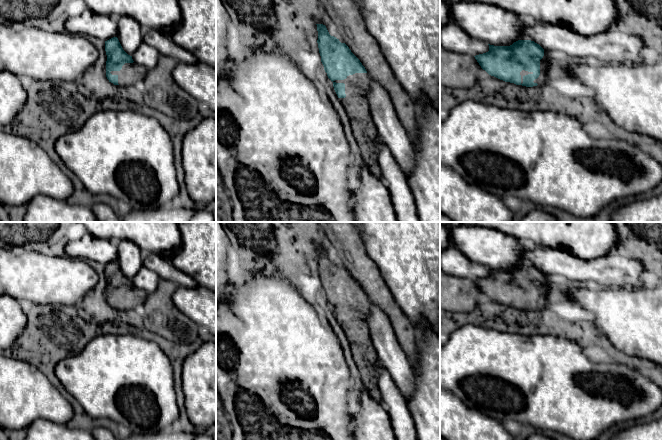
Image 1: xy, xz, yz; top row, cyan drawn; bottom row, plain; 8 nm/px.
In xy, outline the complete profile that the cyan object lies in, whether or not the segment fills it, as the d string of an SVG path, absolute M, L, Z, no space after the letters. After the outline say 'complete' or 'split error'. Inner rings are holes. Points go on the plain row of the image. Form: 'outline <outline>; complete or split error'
outline M117 261L105 265L106 301L119 310L140 310L148 294L132 283L122 272Z; split error

